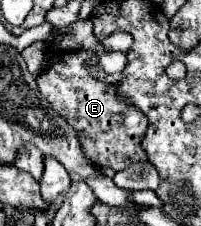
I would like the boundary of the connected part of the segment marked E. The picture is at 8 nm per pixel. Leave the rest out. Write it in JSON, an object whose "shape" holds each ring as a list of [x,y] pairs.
{"shape":[[[52,50],[48,52],[48,56],[52,56],[52,62],[36,78],[38,90],[50,102],[50,106],[54,106],[54,110],[58,110],[58,114],[62,114],[62,118],[66,118],[70,126],[74,126],[86,158],[96,166],[110,167],[115,171],[123,170],[130,164],[148,162],[141,146],[142,134],[146,132],[146,116],[134,110],[130,102],[118,102],[118,98],[114,98],[114,84],[92,76],[88,62],[98,64],[98,56],[90,50]]]}

